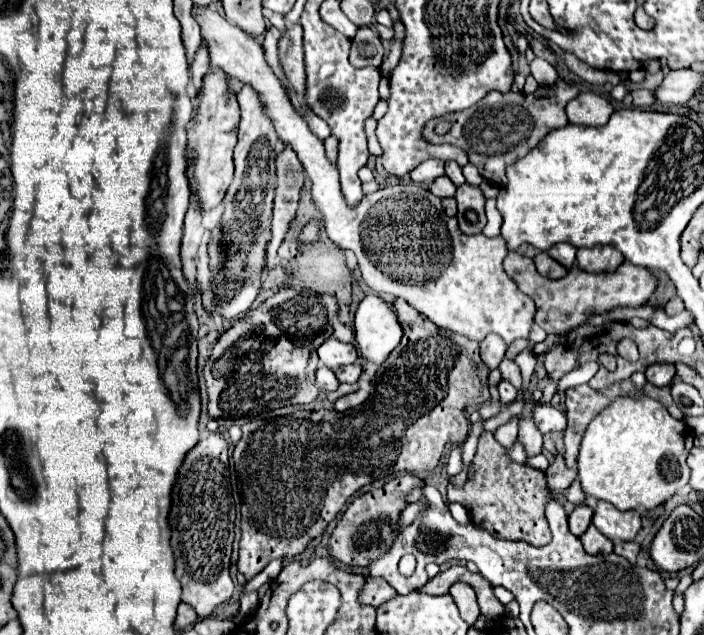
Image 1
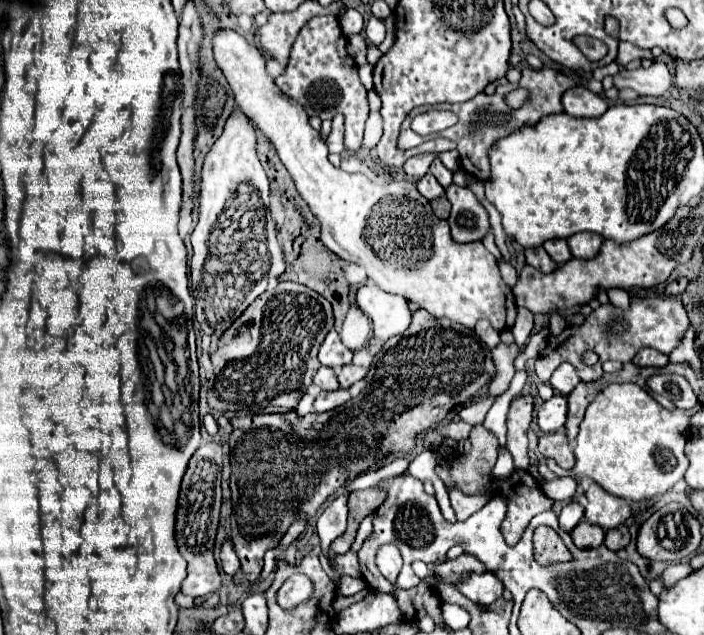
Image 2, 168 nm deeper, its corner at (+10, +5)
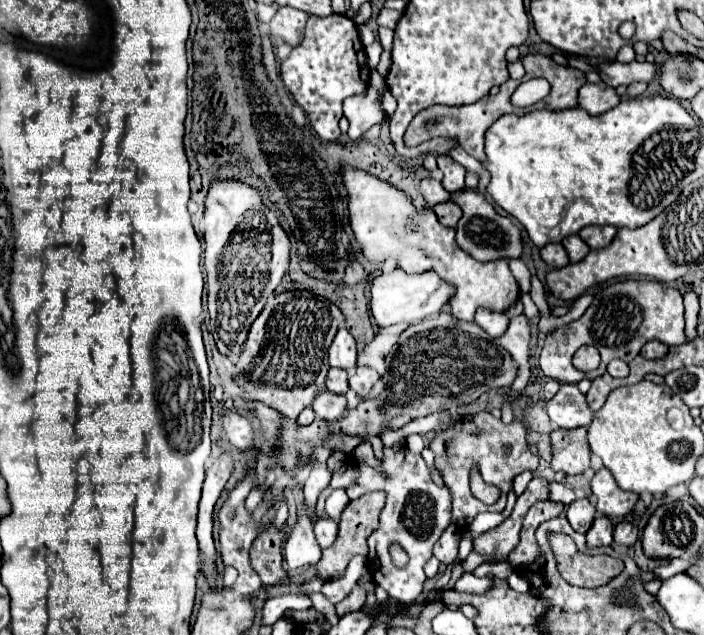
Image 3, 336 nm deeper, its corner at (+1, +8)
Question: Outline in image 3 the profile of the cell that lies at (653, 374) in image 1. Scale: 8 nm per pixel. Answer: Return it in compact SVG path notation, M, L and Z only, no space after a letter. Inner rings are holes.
M651 340L651 342L647 342L647 344L643 346L641 356L643 356L643 358L649 358L649 360L655 360L655 358L663 358L667 352L669 352L669 348L663 346L663 342Z

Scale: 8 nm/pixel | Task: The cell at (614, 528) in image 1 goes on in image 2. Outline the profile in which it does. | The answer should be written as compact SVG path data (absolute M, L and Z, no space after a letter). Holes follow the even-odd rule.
M592 483L588 487L586 497L588 497L588 505L586 505L584 519L588 523L604 527L604 531L616 529L630 517L628 501L606 493L598 483Z

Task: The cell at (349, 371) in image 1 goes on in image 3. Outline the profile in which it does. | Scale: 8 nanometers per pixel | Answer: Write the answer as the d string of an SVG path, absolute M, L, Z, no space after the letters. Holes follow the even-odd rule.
M357 366L357 368L351 372L351 376L349 376L349 386L351 386L361 398L365 398L377 380L379 380L379 374L377 374L373 368Z

